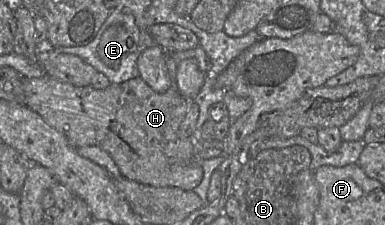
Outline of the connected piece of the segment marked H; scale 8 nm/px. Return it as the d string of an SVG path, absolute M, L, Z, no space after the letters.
M48 76L22 78L22 84L26 106L63 133L72 146L102 148L111 156L124 178L154 187L178 187L191 191L200 184L203 169L200 162L194 161L194 139L179 136L179 127L188 112L189 102L178 90L170 87L166 92L158 93L141 76L119 84L111 83L102 90L95 89L92 85L77 87Z

